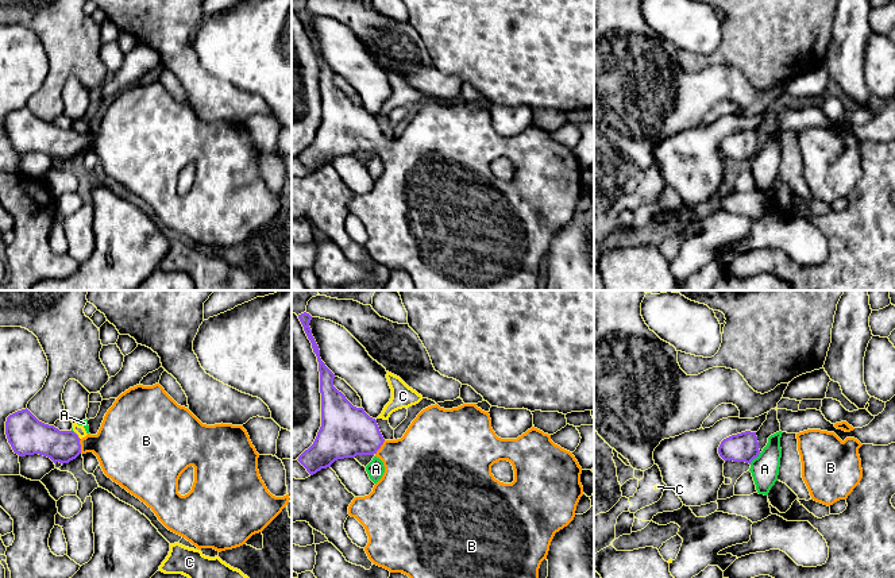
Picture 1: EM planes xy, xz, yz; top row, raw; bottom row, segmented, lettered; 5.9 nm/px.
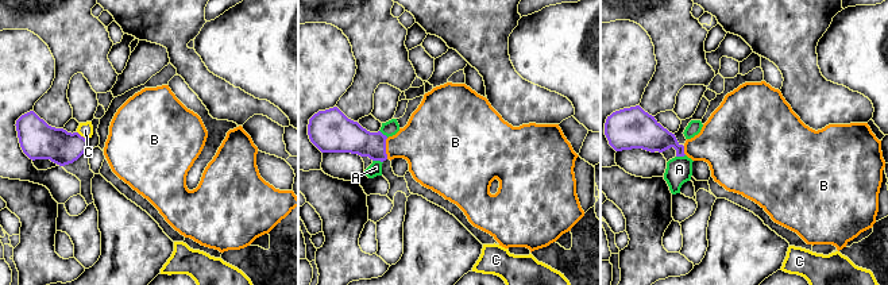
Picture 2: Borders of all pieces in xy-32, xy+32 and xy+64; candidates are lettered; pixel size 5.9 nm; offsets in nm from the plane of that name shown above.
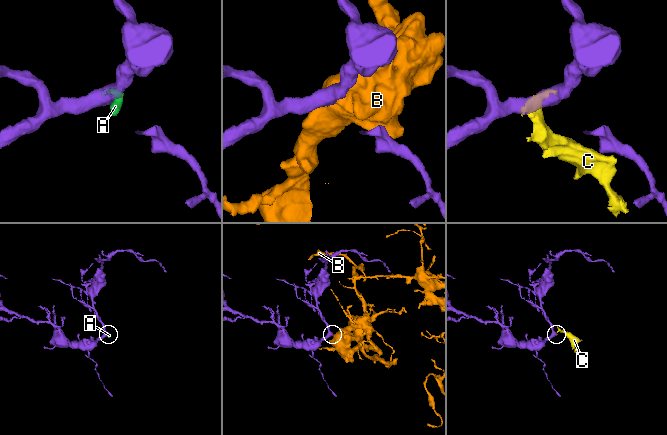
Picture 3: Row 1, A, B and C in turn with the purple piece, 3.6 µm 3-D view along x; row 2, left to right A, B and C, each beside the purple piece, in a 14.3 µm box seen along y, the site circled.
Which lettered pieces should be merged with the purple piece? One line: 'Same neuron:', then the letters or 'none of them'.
Same neuron: B

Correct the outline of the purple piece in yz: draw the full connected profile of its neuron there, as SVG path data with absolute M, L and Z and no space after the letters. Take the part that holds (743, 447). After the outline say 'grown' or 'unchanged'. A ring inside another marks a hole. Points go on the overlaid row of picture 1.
M745 431L724 439L718 447L720 456L726 461L749 463L759 456L756 432Z | unchanged

